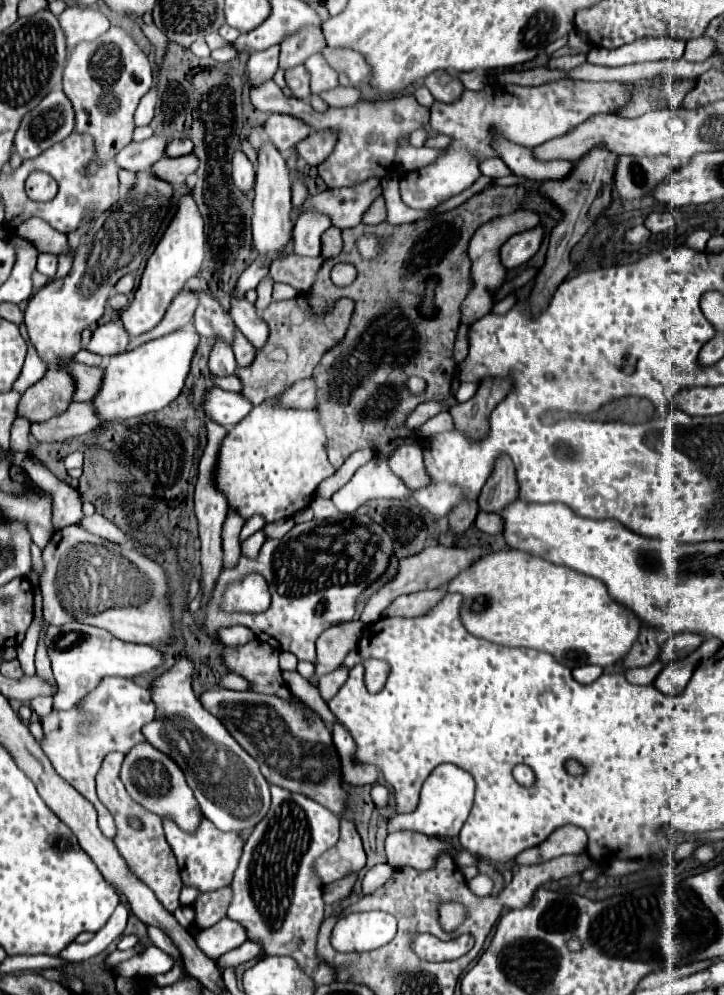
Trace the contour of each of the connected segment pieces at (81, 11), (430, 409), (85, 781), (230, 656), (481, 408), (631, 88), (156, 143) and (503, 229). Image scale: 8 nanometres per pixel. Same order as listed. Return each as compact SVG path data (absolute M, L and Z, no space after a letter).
M79 6L67 8L59 16L59 22L61 28L65 30L69 50L73 50L81 40L97 40L99 34L103 34L111 26L109 18L101 10Z
M425 402L425 404L419 404L419 406L415 408L415 412L413 412L413 416L407 418L407 426L409 426L411 430L417 430L421 424L425 424L431 416L439 414L441 410L449 410L449 408L441 406L439 402Z
M103 678L95 690L91 690L73 710L51 710L51 714L41 718L43 740L41 748L47 754L55 772L69 782L83 798L87 798L99 814L99 830L107 836L115 836L113 816L107 814L107 808L99 802L95 794L93 778L109 752L127 754L133 746L145 742L139 738L143 724L155 718L155 704L147 688L137 686L129 678Z
M251 640L243 646L225 646L221 652L221 660L227 670L243 676L249 682L249 690L259 694L273 694L285 700L293 700L295 696L287 688L279 670L279 650L275 650L261 640Z
M491 378L481 382L477 394L471 400L457 404L449 410L455 420L455 426L469 440L483 440L489 432L489 414L505 398L507 392L509 382L503 378Z
M657 74L653 78L643 78L639 82L585 82L585 80L571 80L571 78L559 78L559 80L551 80L545 82L541 86L519 86L519 84L487 84L485 90L473 92L473 90L463 90L461 98L457 98L457 102L451 104L443 104L443 102L435 102L431 106L431 130L435 134L445 134L451 138L447 152L441 154L441 158L437 158L437 162L431 162L429 166L423 166L421 170L413 170L401 176L399 180L399 188L401 188L401 198L409 208L415 210L429 210L439 206L441 202L449 200L455 194L461 194L463 190L467 190L479 176L479 164L485 158L499 158L497 150L495 150L495 142L497 140L509 140L513 144L525 146L525 148L535 148L551 138L559 138L563 134L567 134L569 130L573 130L577 124L589 120L589 116L597 116L597 114L615 114L617 110L625 108L631 100L633 100L633 92L641 90L641 88L655 88L657 84L665 82L677 82L679 78L675 78L673 74Z
M151 136L143 142L131 142L115 156L115 162L119 168L137 174L161 160L165 156L165 146L167 140L161 136Z
M515 210L507 216L499 216L489 220L487 224L479 226L477 232L473 234L471 242L469 242L469 258L471 258L471 290L465 298L465 302L461 304L461 322L463 324L473 324L475 320L479 320L481 316L489 314L493 308L493 294L501 288L501 284L505 282L505 268L499 262L499 248L501 244L511 238L513 234L519 234L523 230L529 230L533 226L539 224L539 216L531 210Z

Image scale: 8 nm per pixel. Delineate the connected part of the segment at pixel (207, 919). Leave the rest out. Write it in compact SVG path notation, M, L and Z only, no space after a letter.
M231 886L201 894L201 898L197 898L197 902L193 902L197 928L209 928L209 926L217 924L221 918L225 918L231 898L233 898Z

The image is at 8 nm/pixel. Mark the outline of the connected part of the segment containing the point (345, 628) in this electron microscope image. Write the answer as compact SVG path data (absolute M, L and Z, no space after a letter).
M351 620L345 624L337 624L331 626L329 630L325 630L319 640L317 640L317 674L315 678L311 678L309 682L317 686L317 680L331 672L337 670L339 664L343 662L343 658L357 648L357 642L361 638L363 632L363 622L361 620Z

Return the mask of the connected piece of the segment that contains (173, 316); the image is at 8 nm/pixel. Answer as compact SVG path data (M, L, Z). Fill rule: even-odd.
M191 292L177 294L177 298L173 298L173 302L169 304L169 310L165 312L165 318L159 322L159 326L149 330L149 334L141 334L141 338L131 338L129 350L137 348L137 346L141 346L141 344L145 344L149 340L171 334L173 330L181 330L183 326L187 326L191 322L195 308L197 308L195 294L191 294Z

